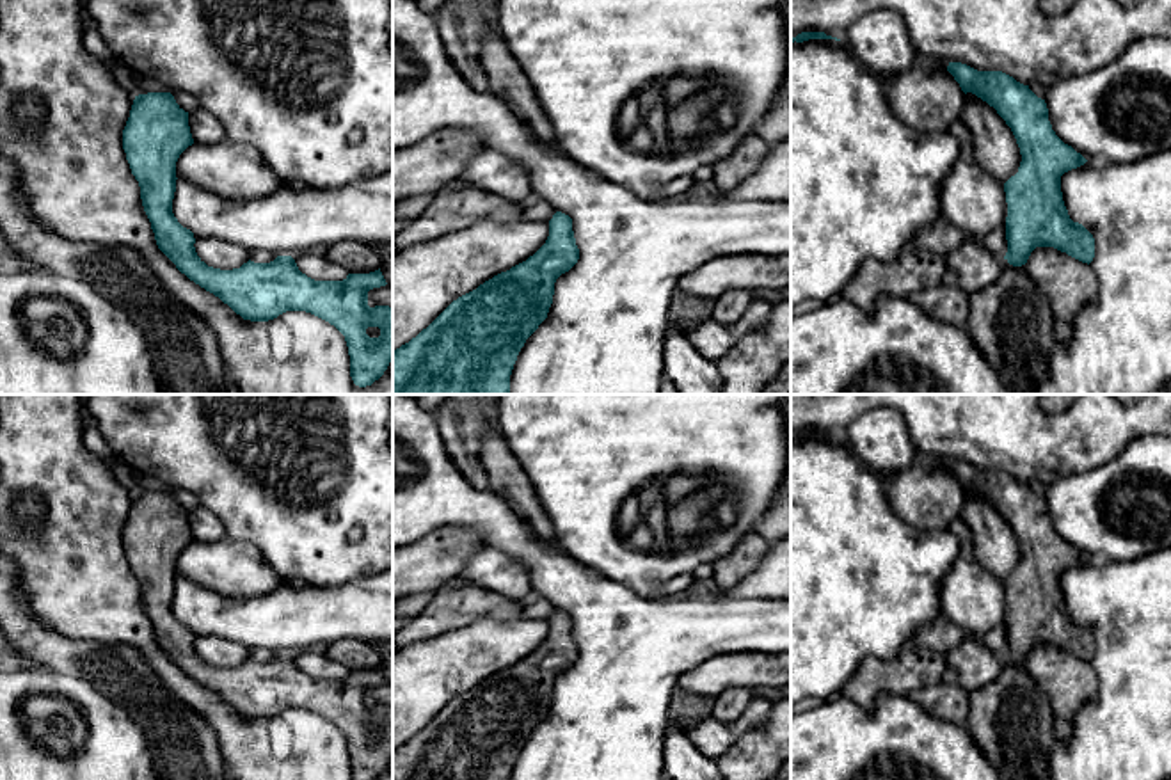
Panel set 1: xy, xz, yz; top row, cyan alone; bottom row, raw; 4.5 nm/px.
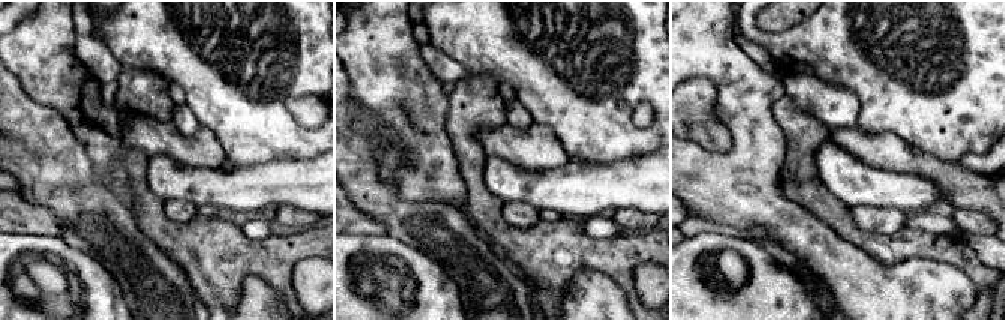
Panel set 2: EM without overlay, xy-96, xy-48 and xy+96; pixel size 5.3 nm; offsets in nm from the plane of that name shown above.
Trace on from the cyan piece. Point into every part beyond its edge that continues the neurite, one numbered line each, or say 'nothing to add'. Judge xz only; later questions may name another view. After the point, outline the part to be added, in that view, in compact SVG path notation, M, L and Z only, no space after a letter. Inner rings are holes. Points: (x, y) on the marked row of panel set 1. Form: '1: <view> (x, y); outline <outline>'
nothing to add

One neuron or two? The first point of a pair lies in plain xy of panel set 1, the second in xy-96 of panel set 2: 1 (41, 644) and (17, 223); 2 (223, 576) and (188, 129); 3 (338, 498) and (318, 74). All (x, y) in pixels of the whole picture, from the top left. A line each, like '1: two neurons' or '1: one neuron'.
1: two neurons
2: two neurons
3: one neuron

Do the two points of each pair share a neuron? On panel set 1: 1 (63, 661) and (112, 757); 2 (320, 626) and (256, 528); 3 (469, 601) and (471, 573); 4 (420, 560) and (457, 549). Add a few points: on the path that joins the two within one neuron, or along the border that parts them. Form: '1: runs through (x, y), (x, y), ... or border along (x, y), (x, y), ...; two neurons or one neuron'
1: border along (43, 665), (86, 679), (105, 697); two neurons
2: border along (286, 583), (301, 587), (336, 585); two neurons
3: border along (468, 585), (484, 585), (510, 599); two neurons
4: runs through (429, 560), (438, 558), (448, 549); one neuron

